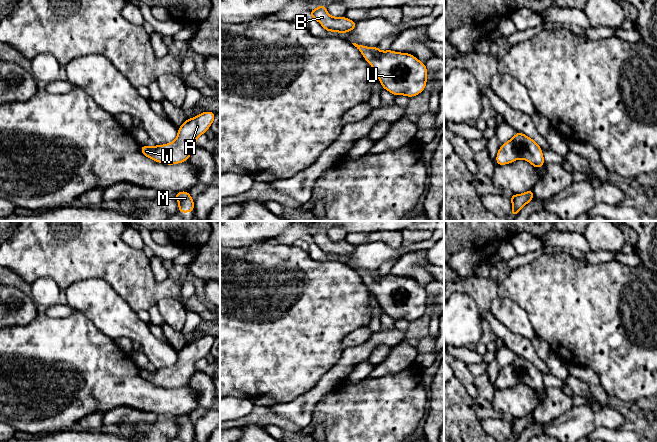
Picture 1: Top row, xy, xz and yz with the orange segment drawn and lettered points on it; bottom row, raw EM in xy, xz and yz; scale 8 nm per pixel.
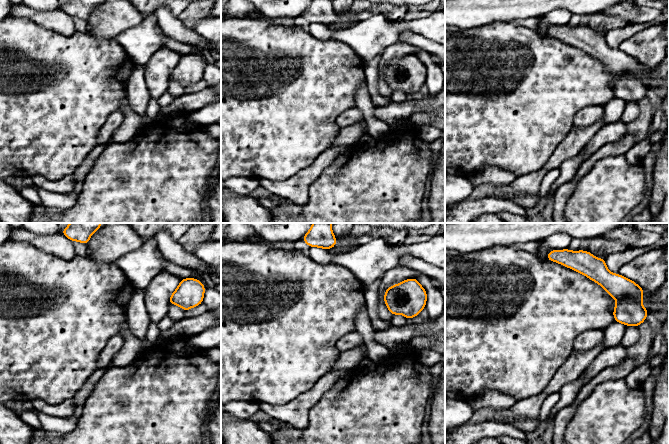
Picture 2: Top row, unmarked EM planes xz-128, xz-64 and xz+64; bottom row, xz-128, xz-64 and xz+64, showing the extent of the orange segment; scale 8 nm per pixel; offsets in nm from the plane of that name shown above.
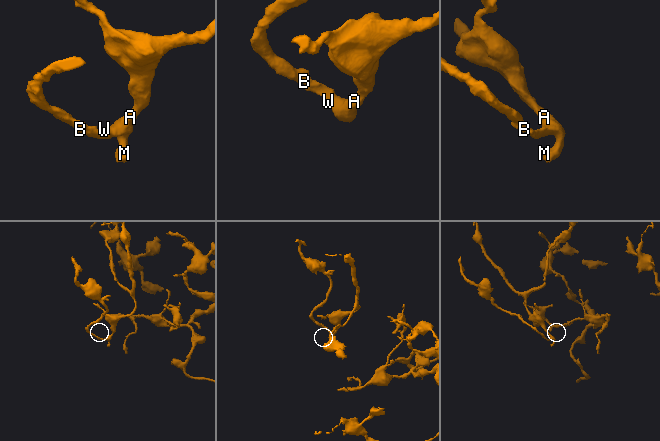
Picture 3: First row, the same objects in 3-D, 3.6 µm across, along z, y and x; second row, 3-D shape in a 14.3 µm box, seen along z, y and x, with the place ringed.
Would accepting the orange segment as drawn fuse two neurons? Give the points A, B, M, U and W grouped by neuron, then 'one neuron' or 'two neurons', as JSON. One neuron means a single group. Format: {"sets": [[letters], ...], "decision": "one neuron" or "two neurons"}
{"sets": [["A", "B", "M", "U", "W"]], "decision": "one neuron"}

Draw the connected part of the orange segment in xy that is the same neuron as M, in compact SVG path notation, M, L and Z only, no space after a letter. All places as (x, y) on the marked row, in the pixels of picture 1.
M181 191L174 194L174 196L179 203L178 212L194 212L194 200L191 198L188 191Z

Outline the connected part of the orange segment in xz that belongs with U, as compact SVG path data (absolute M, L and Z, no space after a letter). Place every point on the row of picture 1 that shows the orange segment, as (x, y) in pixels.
M352 43L372 66L382 88L393 95L413 97L425 90L427 68L409 53L380 51L378 46L366 47Z

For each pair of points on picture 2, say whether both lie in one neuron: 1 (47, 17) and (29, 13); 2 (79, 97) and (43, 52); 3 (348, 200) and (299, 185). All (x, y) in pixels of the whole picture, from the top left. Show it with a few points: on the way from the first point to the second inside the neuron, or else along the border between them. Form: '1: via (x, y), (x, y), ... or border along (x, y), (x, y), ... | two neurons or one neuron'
1: via (43, 17), (33, 14) | one neuron
2: via (70, 84), (70, 71), (62, 62), (56, 61) | one neuron
3: border along (323, 170), (309, 186), (308, 199), (301, 206) | two neurons

